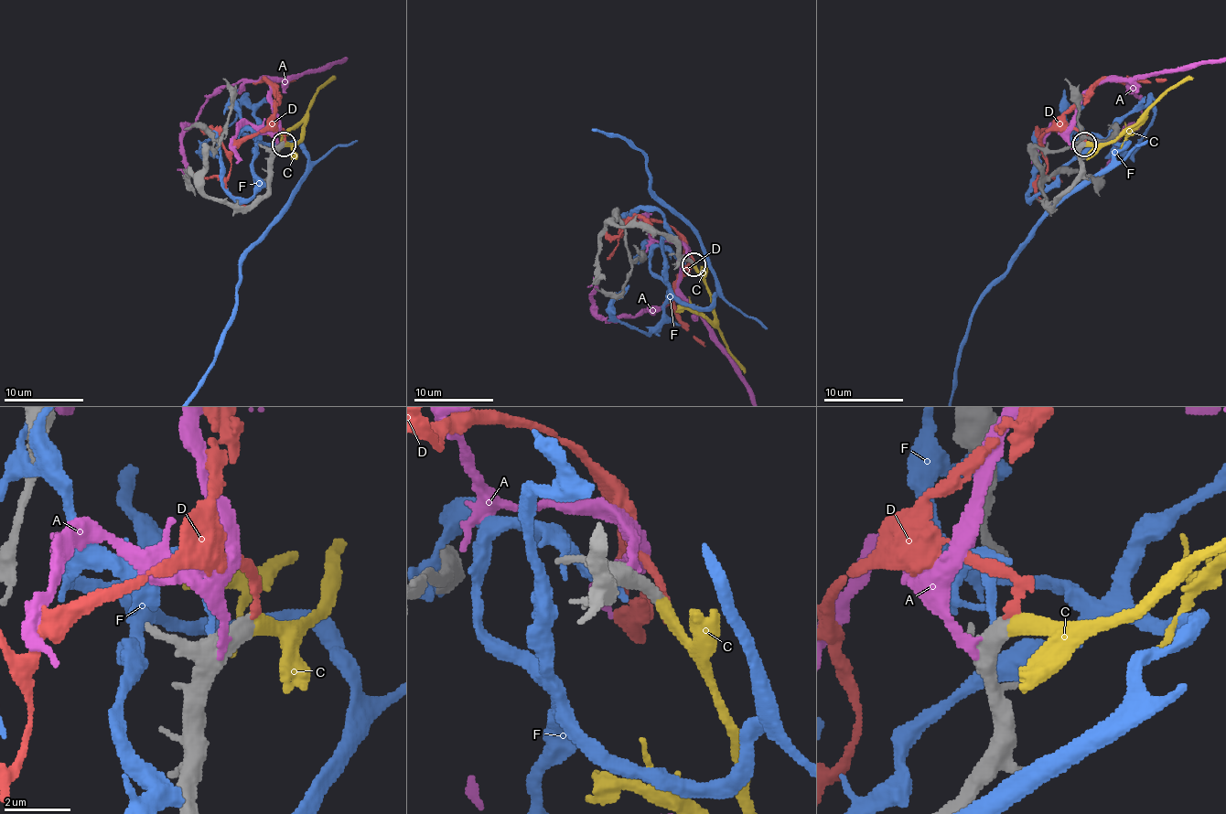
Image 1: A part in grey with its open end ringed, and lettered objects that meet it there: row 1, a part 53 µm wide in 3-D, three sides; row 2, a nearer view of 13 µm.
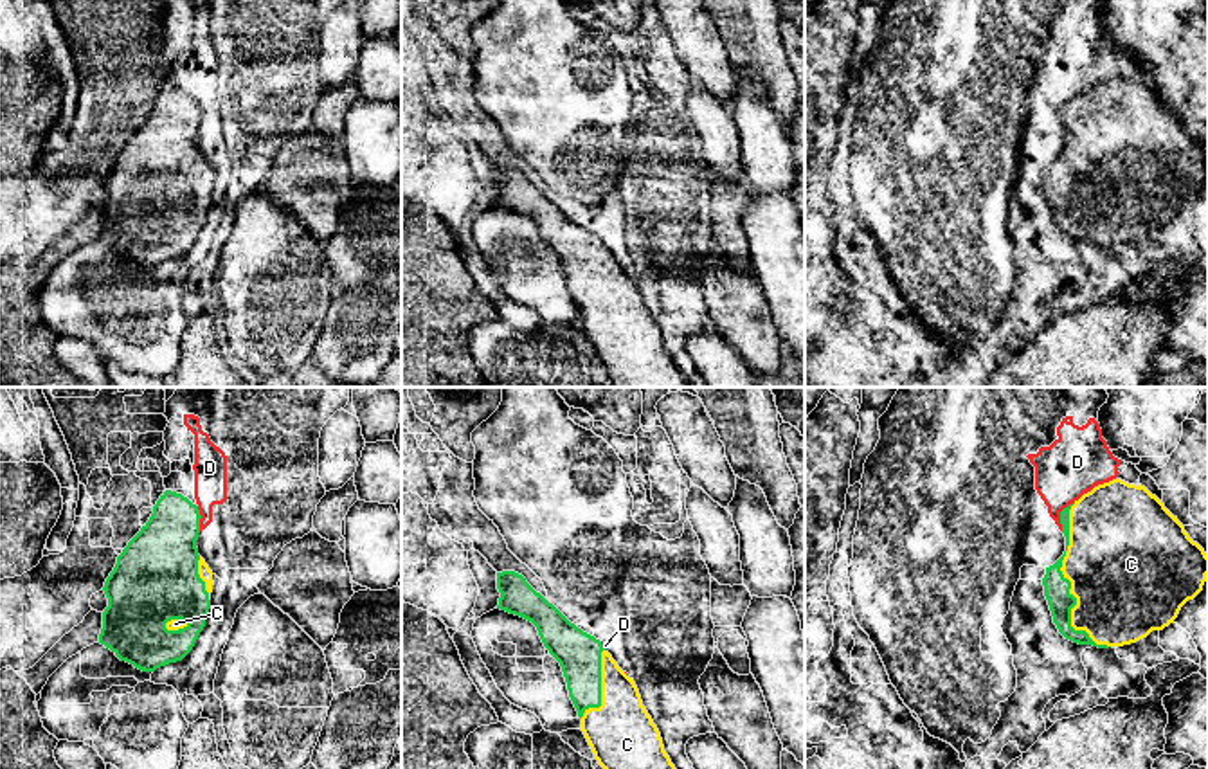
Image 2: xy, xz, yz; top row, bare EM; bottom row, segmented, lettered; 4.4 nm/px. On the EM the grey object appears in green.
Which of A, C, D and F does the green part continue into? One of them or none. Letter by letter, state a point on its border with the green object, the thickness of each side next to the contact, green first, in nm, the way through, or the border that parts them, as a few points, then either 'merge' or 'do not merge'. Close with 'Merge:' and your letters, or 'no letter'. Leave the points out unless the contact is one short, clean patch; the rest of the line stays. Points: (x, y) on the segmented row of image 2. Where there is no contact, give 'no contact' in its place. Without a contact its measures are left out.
A: no contact; do not merge
C: contact yz (1070, 582); calibres 110 and 500 nm; merge
D: contact yz (1061, 515); calibres 50 and 280 nm; border yz (1073, 501), (1061, 512), (1061, 530); do not merge
F: no contact; do not merge
Merge: C

